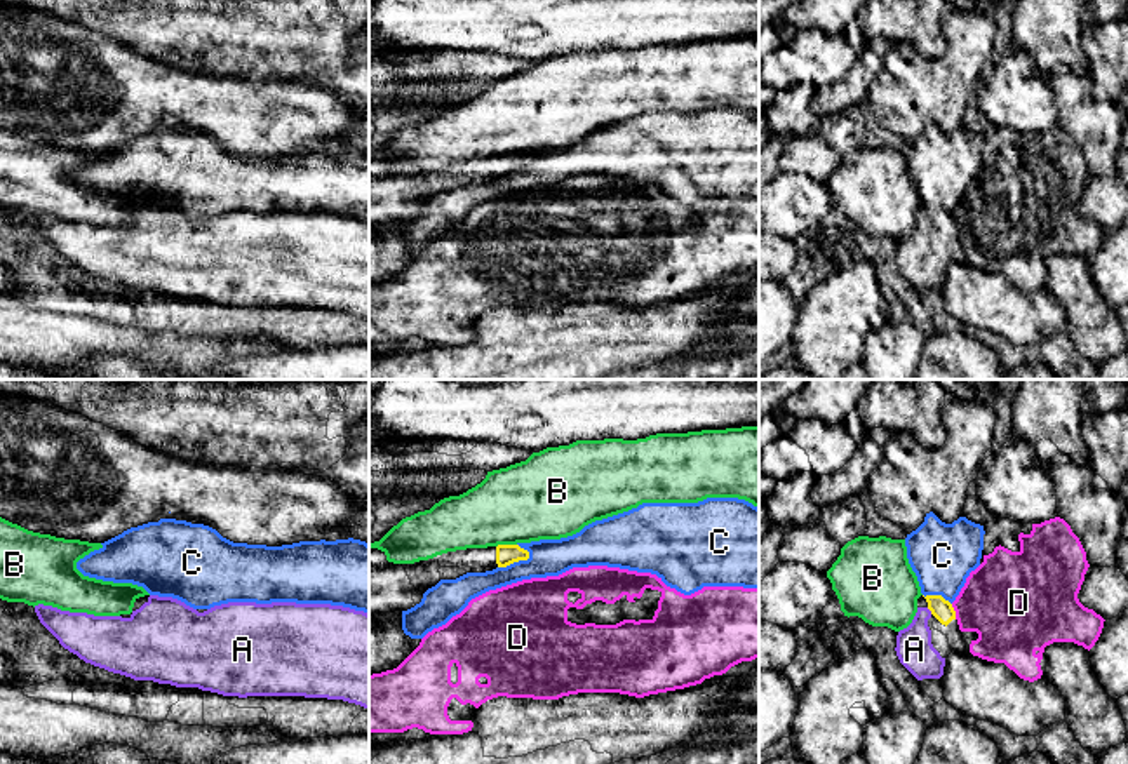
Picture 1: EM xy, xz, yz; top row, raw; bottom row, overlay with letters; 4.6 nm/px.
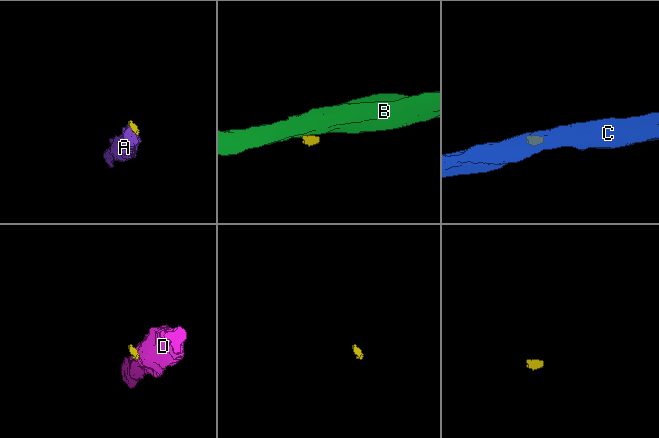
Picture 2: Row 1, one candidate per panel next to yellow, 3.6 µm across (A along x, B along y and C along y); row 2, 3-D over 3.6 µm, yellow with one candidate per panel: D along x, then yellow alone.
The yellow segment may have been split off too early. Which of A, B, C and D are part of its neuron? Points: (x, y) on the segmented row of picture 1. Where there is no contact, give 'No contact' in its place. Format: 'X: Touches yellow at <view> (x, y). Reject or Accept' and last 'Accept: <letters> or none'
A: Touches yellow at yz (930, 609). Accept
B: Touches yellow at xz (505, 545). Reject
C: Touches yellow at xz (516, 561). Reject
D: Touches yellow at yz (954, 611). Reject
Accept: A

